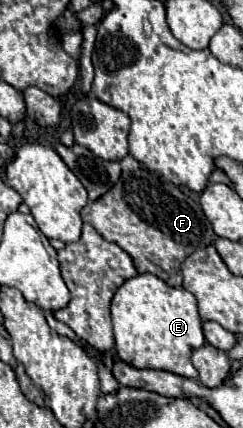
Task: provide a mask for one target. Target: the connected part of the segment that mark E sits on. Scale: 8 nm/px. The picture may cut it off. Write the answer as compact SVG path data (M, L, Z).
M138 275L128 279L112 297L112 325L116 339L116 357L136 369L170 371L180 377L196 379L198 371L190 363L194 349L204 345L202 319L196 297L182 289L170 287L156 275Z

